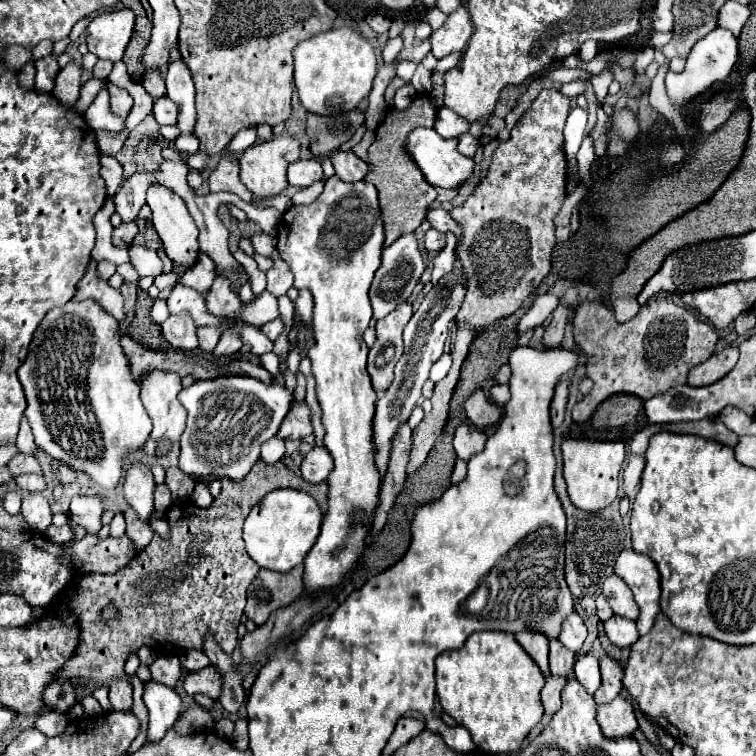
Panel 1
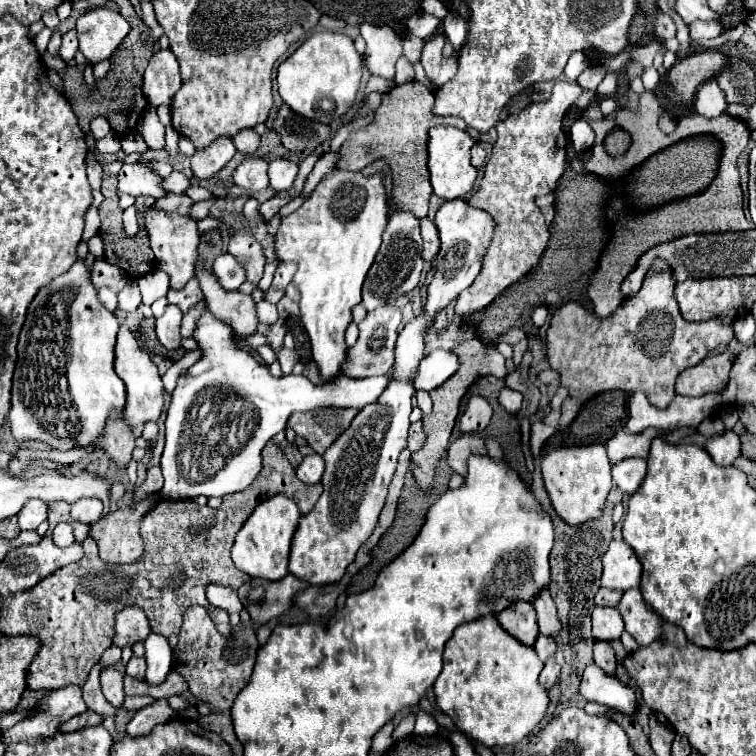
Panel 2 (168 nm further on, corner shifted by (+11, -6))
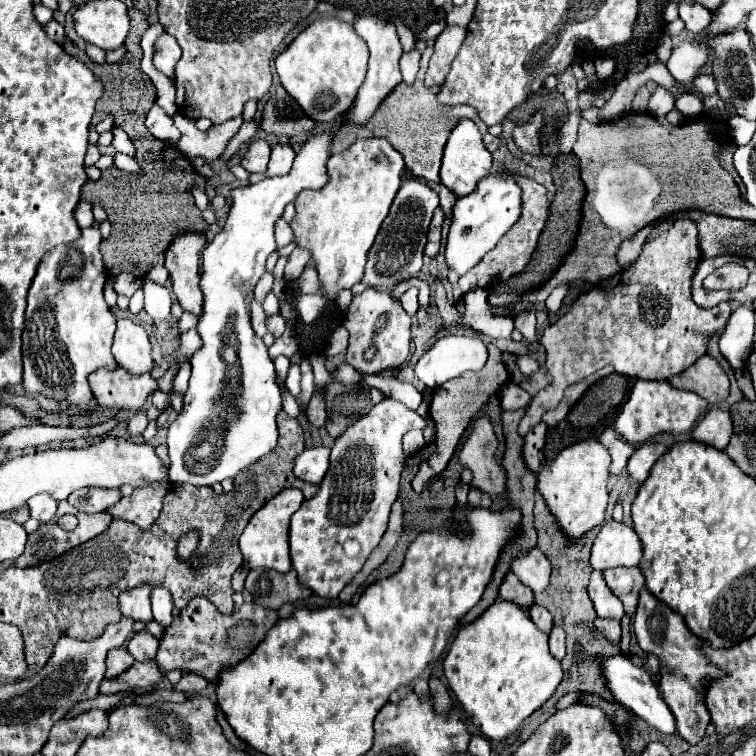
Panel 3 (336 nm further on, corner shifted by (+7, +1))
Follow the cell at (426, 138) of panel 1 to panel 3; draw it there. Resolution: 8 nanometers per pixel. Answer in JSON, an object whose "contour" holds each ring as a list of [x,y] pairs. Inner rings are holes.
{"contour":[[[461,120],[445,146],[445,154],[443,154],[443,166],[441,166],[441,182],[455,194],[455,196],[467,196],[477,188],[477,182],[489,174],[493,166],[493,154],[485,148],[483,138],[477,130],[477,124],[473,120]]]}

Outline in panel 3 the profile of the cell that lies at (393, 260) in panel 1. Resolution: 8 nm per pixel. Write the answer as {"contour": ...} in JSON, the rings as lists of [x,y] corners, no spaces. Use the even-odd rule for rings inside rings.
{"contour":[[[415,176],[403,180],[403,184],[391,204],[389,216],[385,218],[385,224],[381,224],[381,232],[377,234],[373,248],[369,248],[365,272],[361,278],[363,284],[389,292],[399,282],[419,274],[423,248],[427,242],[427,228],[429,228],[431,216],[437,206],[439,206],[439,196],[427,182],[423,182],[421,178],[415,178]]]}

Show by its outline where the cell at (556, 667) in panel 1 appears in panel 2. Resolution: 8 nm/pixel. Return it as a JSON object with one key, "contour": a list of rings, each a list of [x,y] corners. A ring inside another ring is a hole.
{"contour":[[[539,635],[539,637],[537,637],[535,651],[537,651],[537,655],[539,655],[541,661],[547,661],[549,657],[555,657],[555,655],[557,655],[557,649],[559,649],[559,647],[557,647],[555,639],[545,637],[545,635]]]}

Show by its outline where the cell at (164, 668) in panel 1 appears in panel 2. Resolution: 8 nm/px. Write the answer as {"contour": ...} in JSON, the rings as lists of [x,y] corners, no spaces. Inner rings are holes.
{"contour":[[[131,657],[131,661],[127,663],[125,671],[133,679],[145,679],[145,659],[143,657]]]}

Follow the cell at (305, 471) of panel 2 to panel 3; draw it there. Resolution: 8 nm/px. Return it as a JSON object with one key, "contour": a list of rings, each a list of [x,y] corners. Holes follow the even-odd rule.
{"contour":[[[305,448],[297,458],[295,458],[295,476],[309,482],[309,484],[319,484],[329,468],[329,448]]]}

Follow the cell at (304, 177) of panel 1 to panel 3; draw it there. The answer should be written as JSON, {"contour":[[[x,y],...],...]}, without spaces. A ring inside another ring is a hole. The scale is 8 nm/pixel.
{"contour":[[[273,144],[271,148],[271,160],[269,160],[269,170],[265,172],[265,176],[283,176],[291,170],[295,152],[291,146],[285,144]]]}

